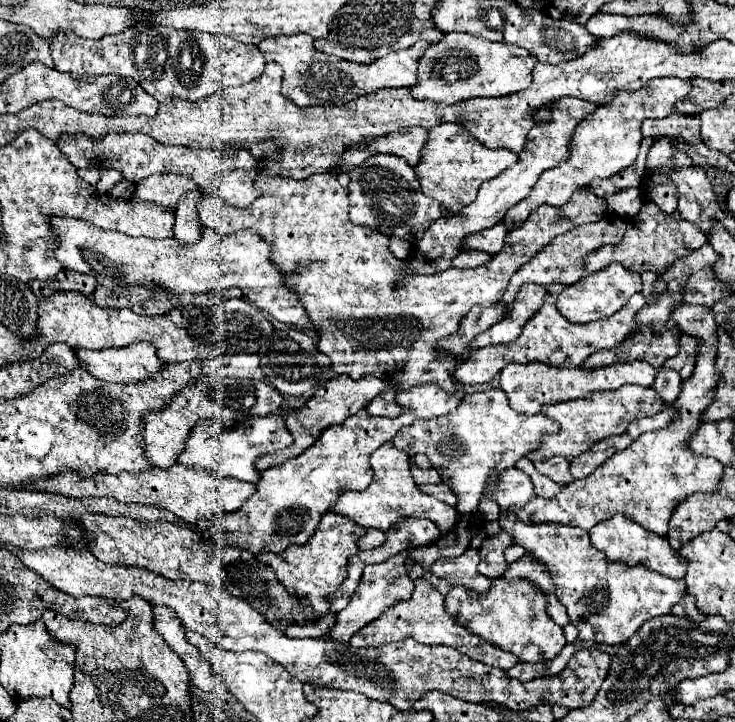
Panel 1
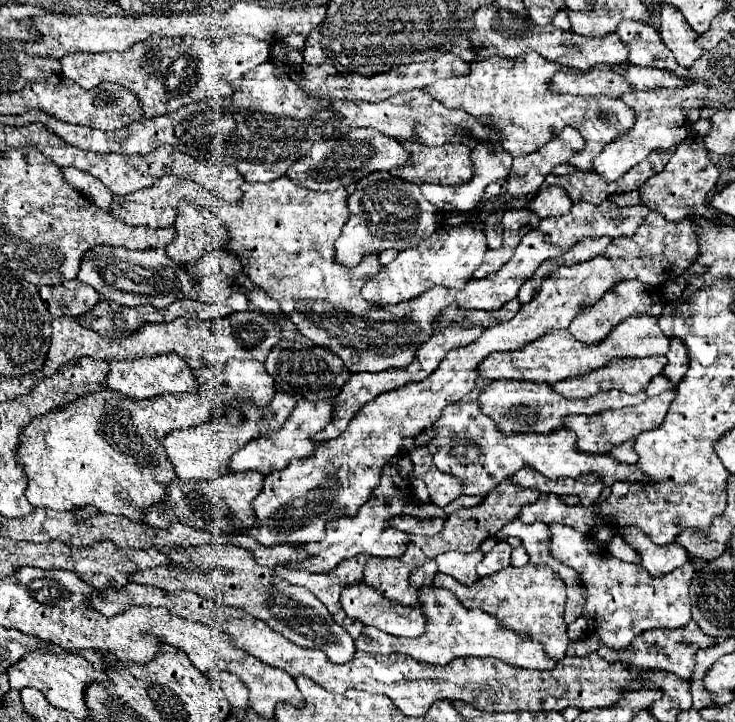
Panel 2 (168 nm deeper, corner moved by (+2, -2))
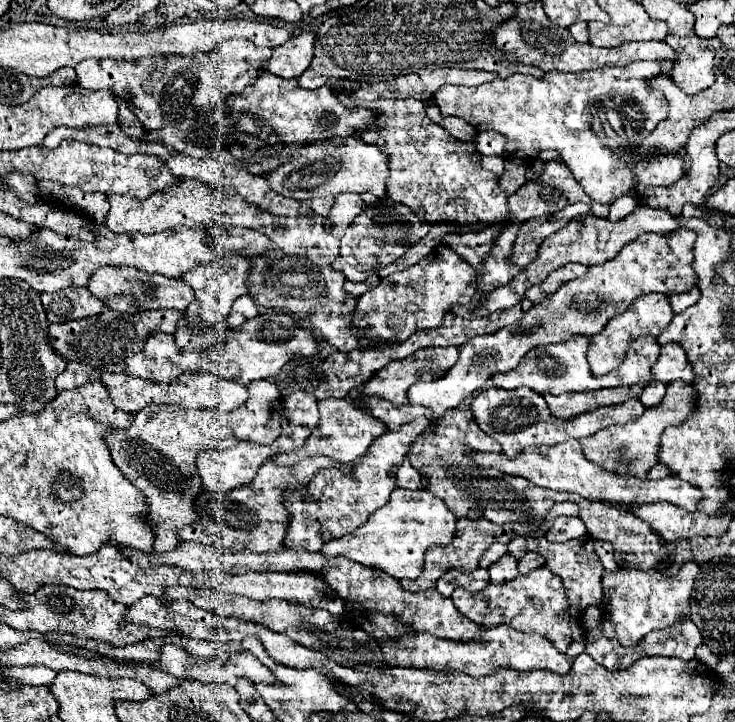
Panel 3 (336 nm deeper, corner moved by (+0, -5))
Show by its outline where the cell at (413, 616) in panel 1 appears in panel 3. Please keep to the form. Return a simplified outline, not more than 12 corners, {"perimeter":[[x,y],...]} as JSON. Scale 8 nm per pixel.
{"perimeter":[[483,627],[479,641],[427,633],[381,641],[391,667],[569,673],[573,659],[537,633]]}

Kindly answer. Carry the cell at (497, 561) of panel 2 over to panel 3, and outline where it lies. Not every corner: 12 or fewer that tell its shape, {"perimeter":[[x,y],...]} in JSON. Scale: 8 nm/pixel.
{"perimeter":[[507,553],[491,565],[493,585],[515,579],[517,559]]}

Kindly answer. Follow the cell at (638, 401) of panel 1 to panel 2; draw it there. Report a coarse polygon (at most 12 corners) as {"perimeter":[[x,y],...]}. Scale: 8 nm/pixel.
{"perimeter":[[675,392],[573,414],[579,452],[607,454],[663,422]]}

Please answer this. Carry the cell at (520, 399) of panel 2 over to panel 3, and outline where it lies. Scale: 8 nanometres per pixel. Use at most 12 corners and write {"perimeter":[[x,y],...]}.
{"perimeter":[[527,387],[487,389],[475,423],[515,459],[531,445],[559,445],[643,415],[629,399],[555,421]]}

